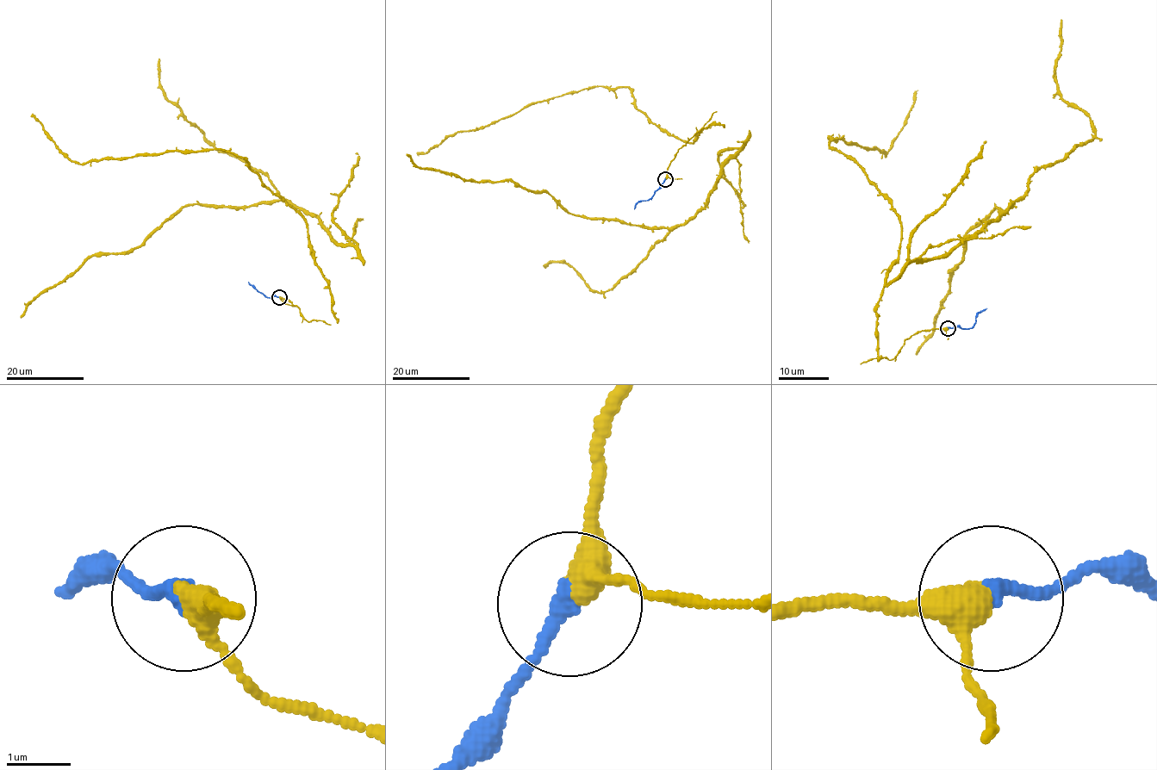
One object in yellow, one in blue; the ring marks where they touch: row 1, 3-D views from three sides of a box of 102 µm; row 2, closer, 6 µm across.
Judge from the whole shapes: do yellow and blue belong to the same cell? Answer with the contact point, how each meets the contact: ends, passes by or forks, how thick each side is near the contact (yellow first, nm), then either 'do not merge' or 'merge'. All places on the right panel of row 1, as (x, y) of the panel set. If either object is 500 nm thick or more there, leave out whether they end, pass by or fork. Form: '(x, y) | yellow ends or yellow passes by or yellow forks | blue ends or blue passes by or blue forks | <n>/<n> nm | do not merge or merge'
(948, 328) | yellow passes by | blue ends | 360/280 nm | merge

